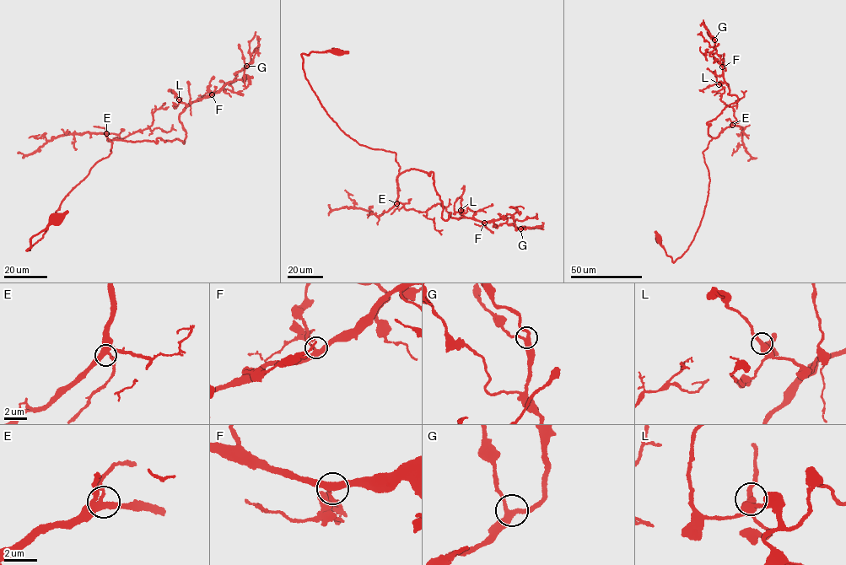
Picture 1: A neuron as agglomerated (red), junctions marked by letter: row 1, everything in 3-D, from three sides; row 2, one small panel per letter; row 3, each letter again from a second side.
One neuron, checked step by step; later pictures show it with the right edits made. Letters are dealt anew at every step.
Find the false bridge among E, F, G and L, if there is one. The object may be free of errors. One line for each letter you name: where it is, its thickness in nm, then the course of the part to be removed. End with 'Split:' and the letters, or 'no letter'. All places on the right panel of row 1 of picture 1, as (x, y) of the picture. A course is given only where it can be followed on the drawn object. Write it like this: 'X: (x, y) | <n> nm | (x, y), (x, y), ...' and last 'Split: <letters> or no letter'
Split: no letter

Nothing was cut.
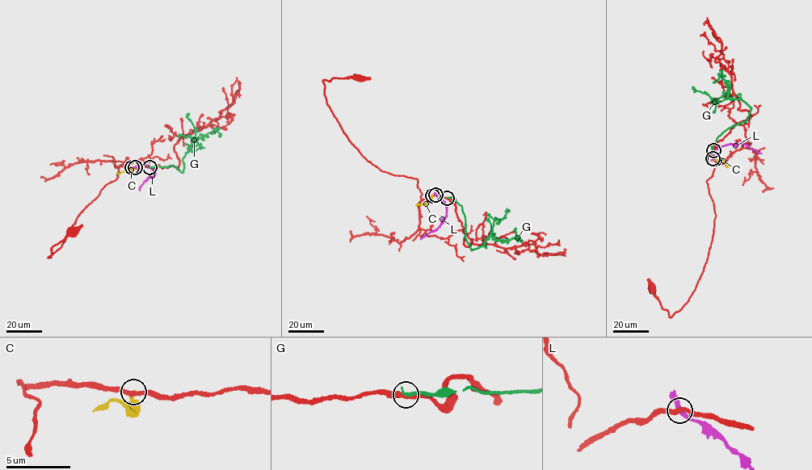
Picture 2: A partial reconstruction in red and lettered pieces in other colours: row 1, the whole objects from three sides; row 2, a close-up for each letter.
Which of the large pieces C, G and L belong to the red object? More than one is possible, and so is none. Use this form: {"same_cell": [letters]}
{"same_cell": []}

